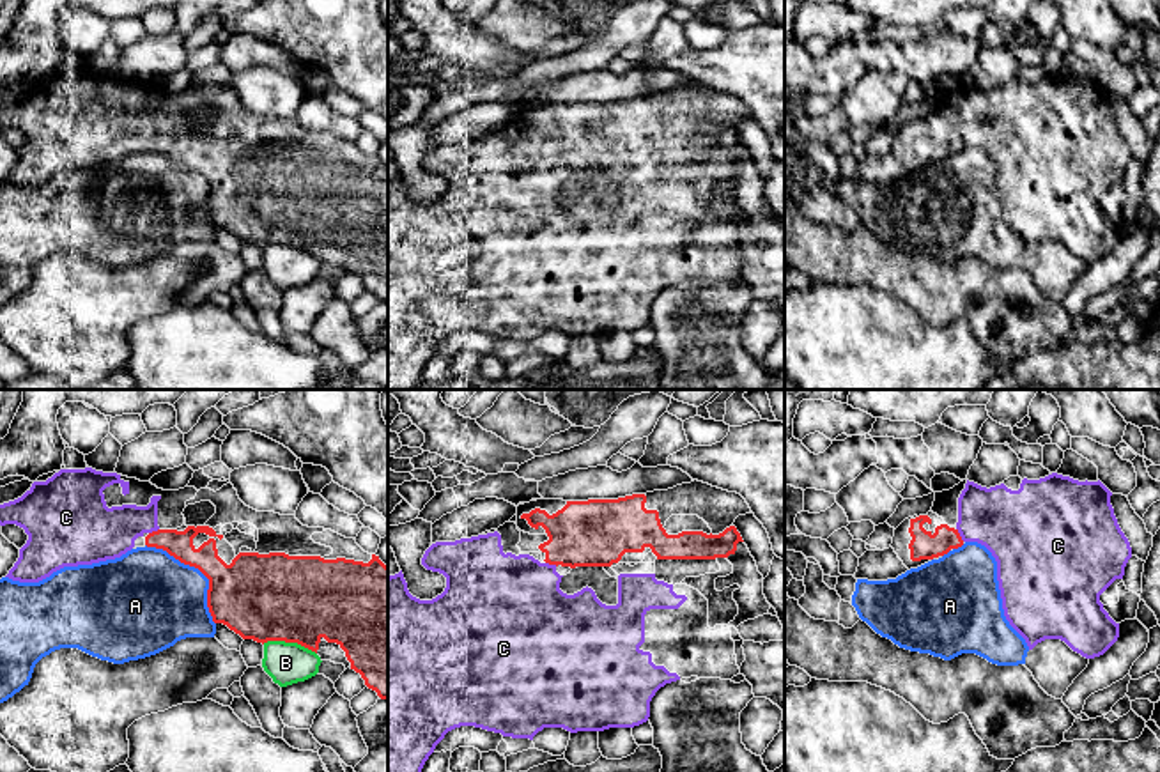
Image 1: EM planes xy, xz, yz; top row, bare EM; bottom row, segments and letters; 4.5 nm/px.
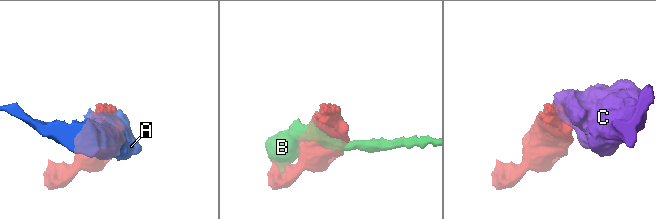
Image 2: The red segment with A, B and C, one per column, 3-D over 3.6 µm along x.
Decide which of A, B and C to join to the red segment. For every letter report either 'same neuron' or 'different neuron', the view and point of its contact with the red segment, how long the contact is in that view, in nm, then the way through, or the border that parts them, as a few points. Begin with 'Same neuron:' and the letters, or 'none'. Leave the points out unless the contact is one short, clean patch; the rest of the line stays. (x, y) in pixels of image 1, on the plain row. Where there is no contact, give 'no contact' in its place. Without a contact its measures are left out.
Same neuron: C
A: different neuron | xy (199, 172) | 480 nm
B: different neuron | xy (289, 245) | 260 nm
C: same neuron | yz (958, 138) | 70 nm | across yz (923, 149), (935, 149), (958, 138), (974, 128), (1012, 128)

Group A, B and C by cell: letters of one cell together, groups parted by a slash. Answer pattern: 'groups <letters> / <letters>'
groups A / B / C

